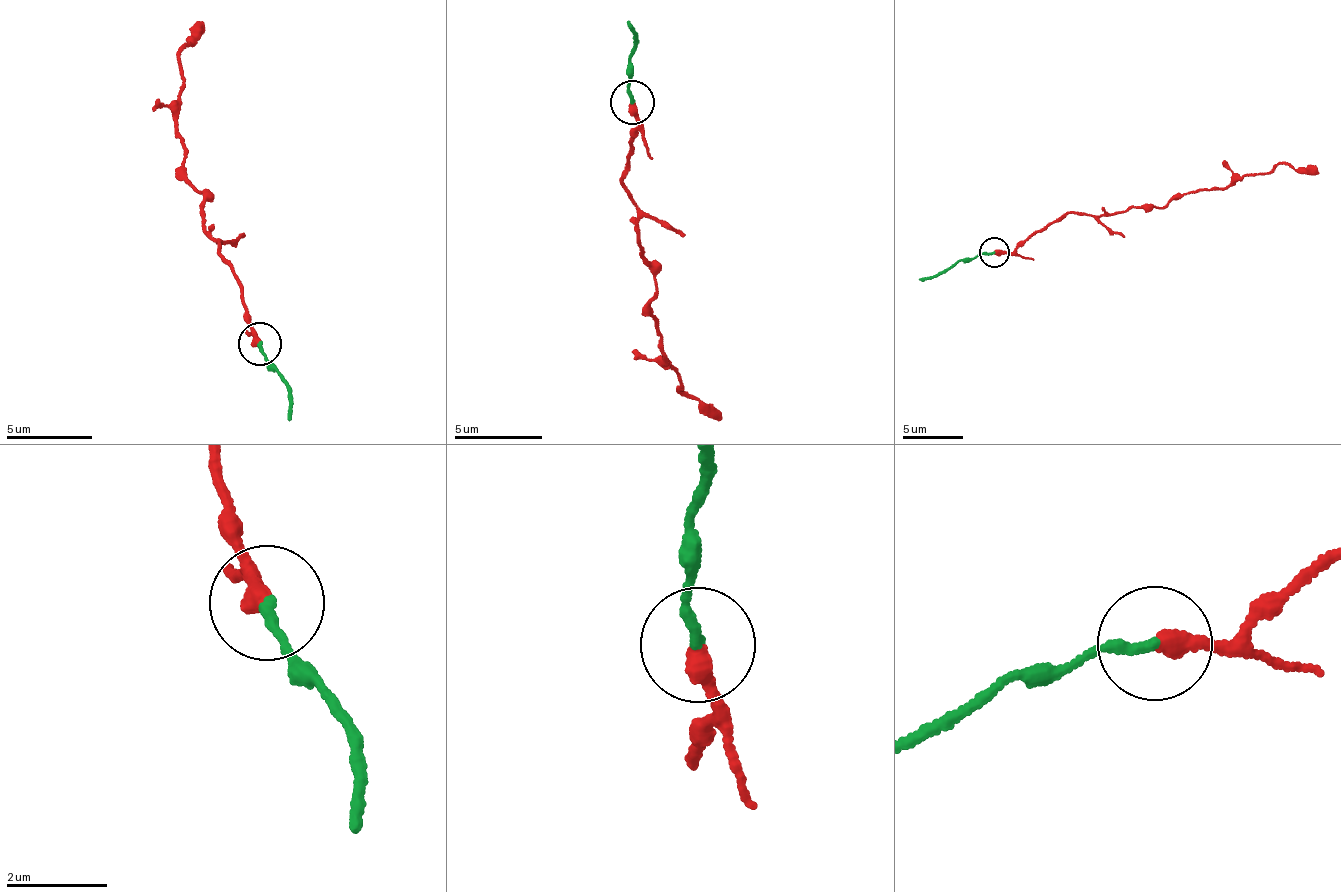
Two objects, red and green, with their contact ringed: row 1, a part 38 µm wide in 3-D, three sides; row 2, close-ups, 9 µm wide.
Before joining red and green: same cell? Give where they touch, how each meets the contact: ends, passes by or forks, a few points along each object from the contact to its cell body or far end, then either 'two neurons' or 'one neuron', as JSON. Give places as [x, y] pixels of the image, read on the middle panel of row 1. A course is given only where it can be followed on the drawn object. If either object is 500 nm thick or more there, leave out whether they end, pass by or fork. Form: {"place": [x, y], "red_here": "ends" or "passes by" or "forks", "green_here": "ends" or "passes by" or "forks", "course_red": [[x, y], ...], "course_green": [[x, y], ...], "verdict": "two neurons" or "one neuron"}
{"place": [632, 102], "red_here": "ends", "green_here": "ends", "course_red": [[634, 102], [638, 131], [623, 178], [639, 210], [639, 252], [651, 267], [650, 315], [681, 388], [716, 413]], "course_green": [[634, 102], [633, 38], [629, 22]], "verdict": "one neuron"}

